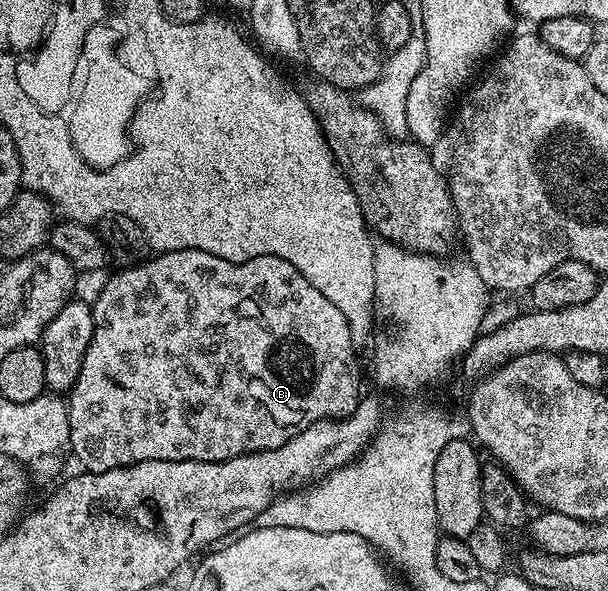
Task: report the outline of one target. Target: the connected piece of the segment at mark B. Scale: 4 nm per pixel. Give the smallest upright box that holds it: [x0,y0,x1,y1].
[68,249,364,472]

